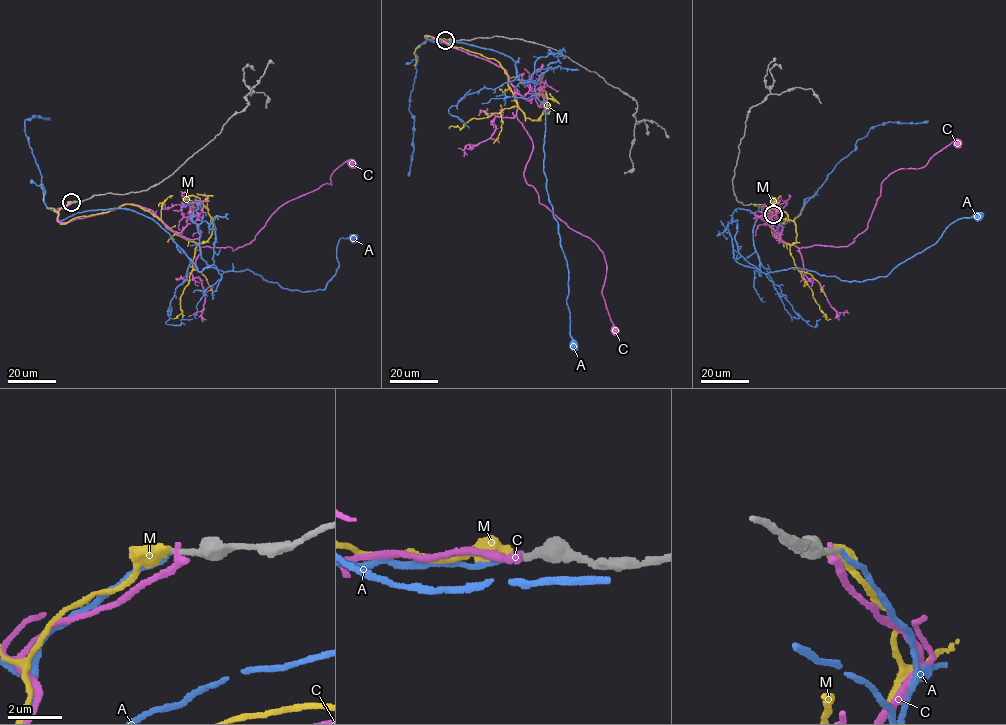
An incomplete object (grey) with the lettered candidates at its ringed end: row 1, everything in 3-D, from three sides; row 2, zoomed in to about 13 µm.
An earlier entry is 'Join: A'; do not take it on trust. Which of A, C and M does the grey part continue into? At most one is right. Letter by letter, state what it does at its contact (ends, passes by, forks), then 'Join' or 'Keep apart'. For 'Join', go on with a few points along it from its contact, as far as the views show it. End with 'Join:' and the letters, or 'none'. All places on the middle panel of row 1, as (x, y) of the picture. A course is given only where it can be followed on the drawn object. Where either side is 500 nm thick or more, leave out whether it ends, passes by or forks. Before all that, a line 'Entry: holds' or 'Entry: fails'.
Entry: holds
A: It ends there. Join. Its course: (445, 40), (425, 38), (508, 56), (519, 80), (534, 83), (545, 110), (543, 172), (569, 272), (572, 345)
C: It ends there. Keep apart
M: Keep apart
Join: A

